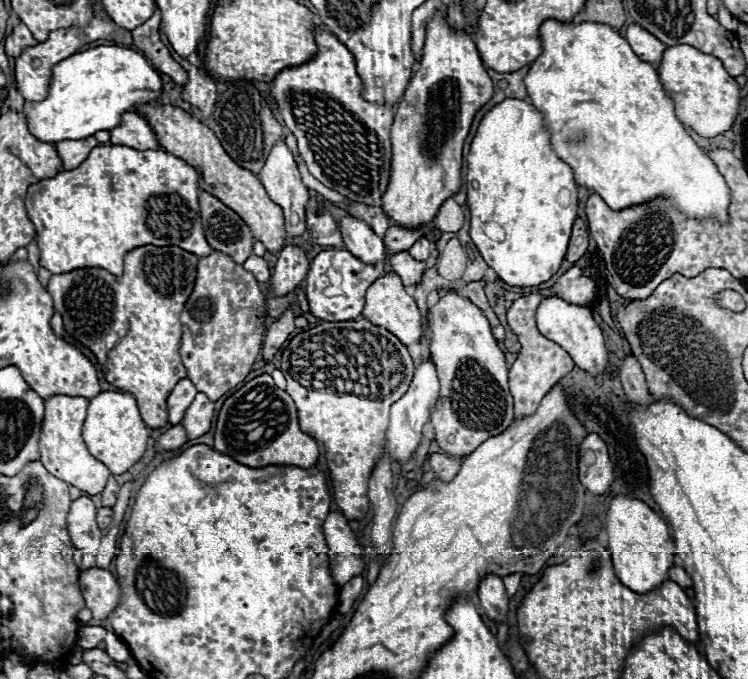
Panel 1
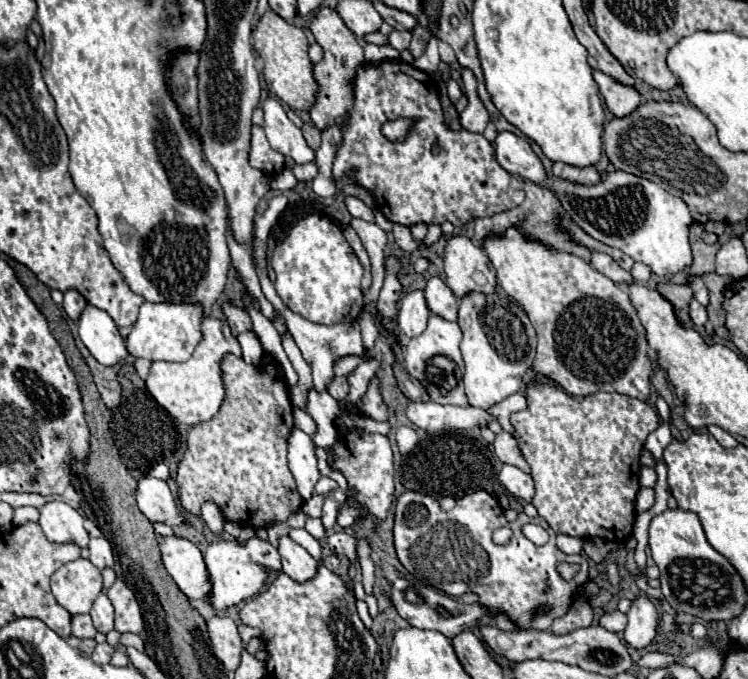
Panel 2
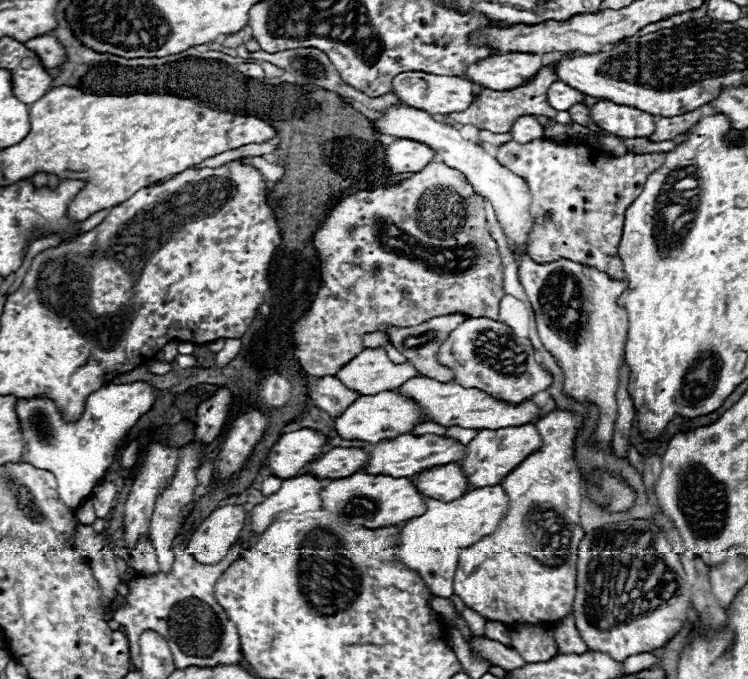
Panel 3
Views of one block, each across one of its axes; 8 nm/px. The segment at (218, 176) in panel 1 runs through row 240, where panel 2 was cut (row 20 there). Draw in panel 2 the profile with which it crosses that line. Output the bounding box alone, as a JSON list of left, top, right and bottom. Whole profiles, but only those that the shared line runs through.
[254,10,318,112]

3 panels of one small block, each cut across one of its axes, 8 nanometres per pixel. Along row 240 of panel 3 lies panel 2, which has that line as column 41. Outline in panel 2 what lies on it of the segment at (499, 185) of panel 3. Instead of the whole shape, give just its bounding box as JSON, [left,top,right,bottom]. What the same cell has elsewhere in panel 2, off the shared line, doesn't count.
[40,502,88,548]

